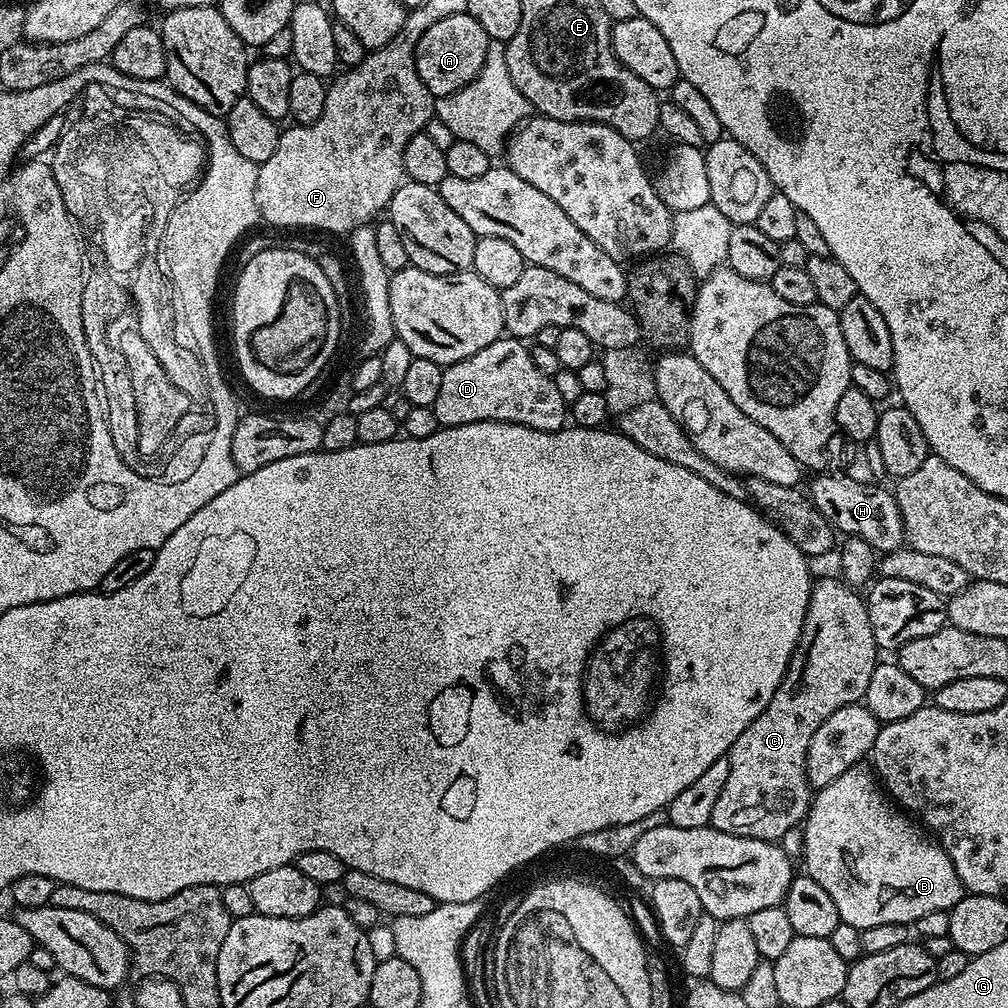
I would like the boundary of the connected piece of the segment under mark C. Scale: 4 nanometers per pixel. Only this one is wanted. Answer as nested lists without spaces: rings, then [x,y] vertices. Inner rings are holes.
[[[833,576],[825,580],[817,579],[813,583],[800,641],[778,690],[774,690],[774,698],[770,698],[770,706],[766,706],[766,710],[762,710],[762,714],[758,714],[758,718],[754,718],[754,722],[750,722],[750,726],[738,734],[738,742],[734,742],[728,751],[726,759],[730,775],[726,777],[726,786],[714,806],[711,823],[711,827],[726,834],[780,842],[791,828],[799,829],[812,807],[814,795],[806,774],[806,750],[810,750],[810,738],[814,738],[814,730],[818,730],[818,726],[822,726],[822,722],[826,722],[834,710],[842,710],[842,706],[858,704],[864,699],[870,676],[878,663],[878,649],[874,630],[870,630],[868,605],[857,589]]]

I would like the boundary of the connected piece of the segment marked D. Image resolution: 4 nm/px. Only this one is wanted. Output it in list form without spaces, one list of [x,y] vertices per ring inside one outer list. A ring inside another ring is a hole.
[[[520,338],[495,340],[490,342],[490,346],[482,346],[478,354],[470,354],[470,358],[462,358],[447,365],[442,374],[440,393],[438,398],[434,398],[432,409],[440,425],[446,428],[493,420],[530,426],[534,430],[556,432],[566,424],[566,405],[562,402],[562,394],[558,394],[558,386],[554,386],[551,376],[542,374],[542,370],[534,366],[531,347]]]

